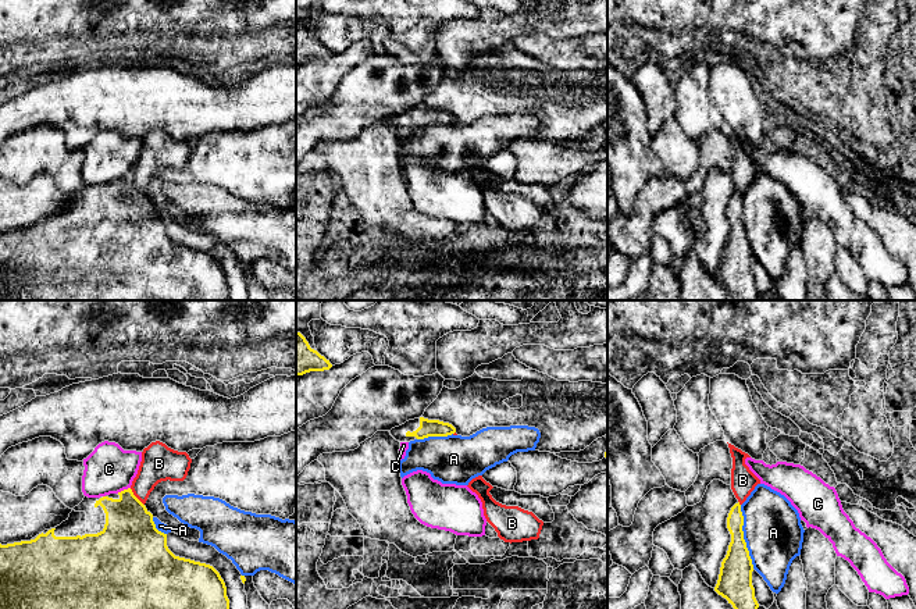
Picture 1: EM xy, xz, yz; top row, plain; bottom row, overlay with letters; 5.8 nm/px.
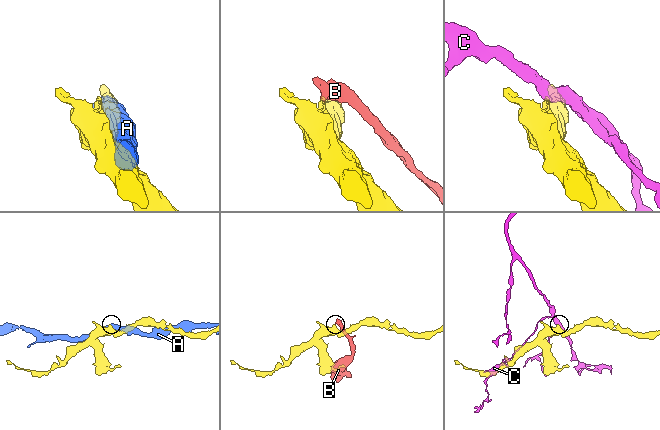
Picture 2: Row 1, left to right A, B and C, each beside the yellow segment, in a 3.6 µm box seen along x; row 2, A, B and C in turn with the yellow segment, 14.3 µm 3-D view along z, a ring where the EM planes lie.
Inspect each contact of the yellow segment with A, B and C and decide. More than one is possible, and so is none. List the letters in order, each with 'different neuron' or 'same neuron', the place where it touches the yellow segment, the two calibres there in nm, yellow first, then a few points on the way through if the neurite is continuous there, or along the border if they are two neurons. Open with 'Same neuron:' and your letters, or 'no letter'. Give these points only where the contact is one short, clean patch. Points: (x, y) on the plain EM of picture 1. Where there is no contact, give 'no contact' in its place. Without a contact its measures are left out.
Same neuron: no letter
A: different neuron; contact yz (742, 225); calibres 190 and 340 nm
B: different neuron; contact xy (135, 185); calibres 320 and 220 nm; border xy (129, 177), (143, 193)
C: different neuron; contact xy (124, 178); calibres 300 and 280 nm

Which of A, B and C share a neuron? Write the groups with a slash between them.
A / B / C

